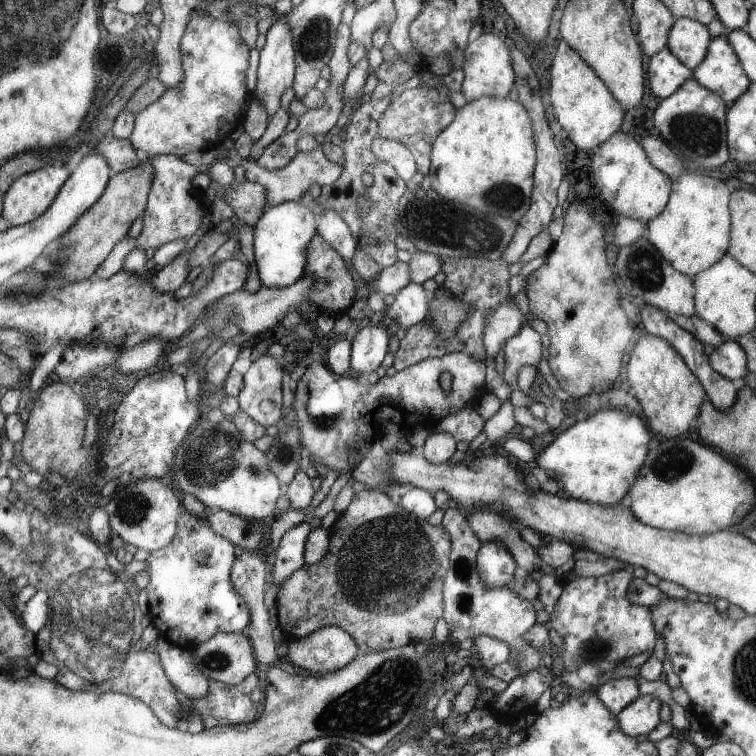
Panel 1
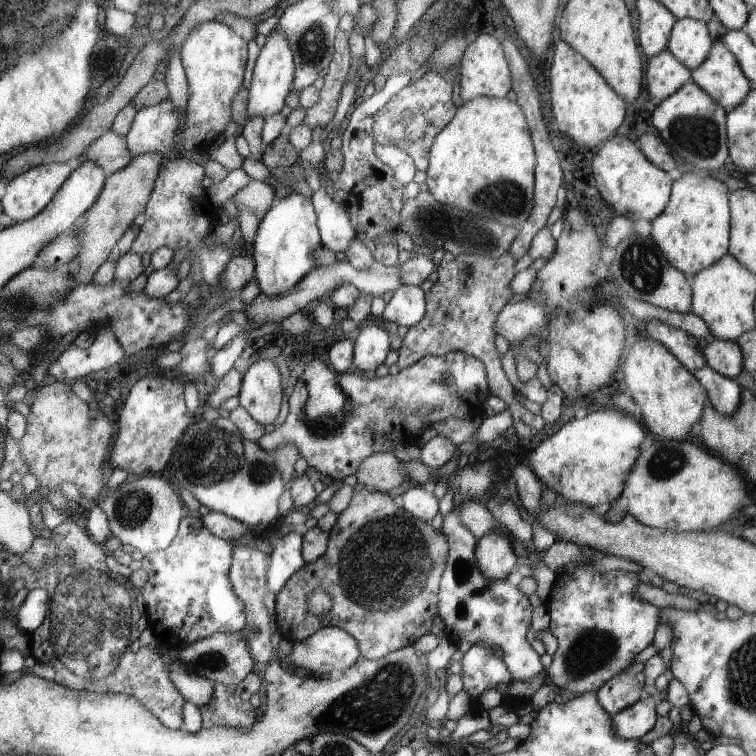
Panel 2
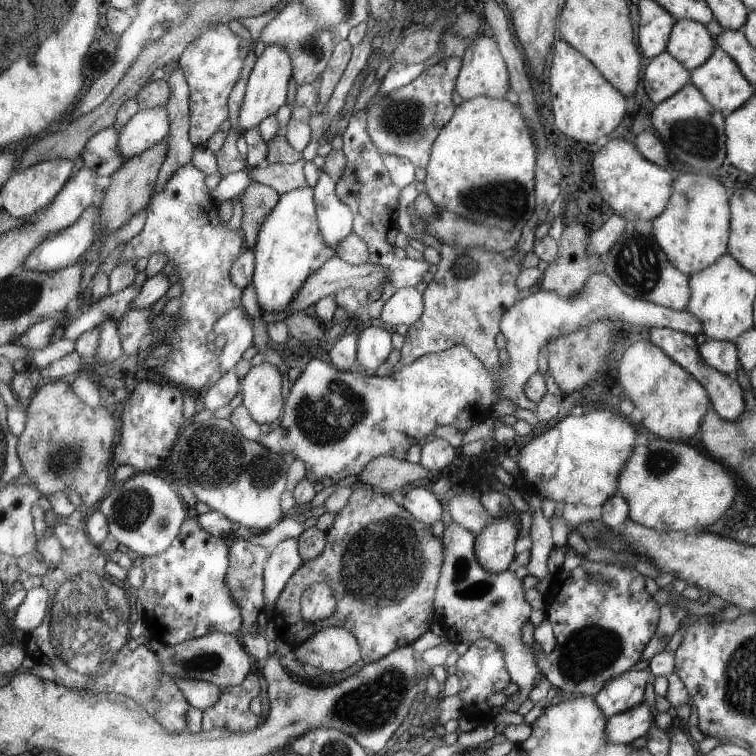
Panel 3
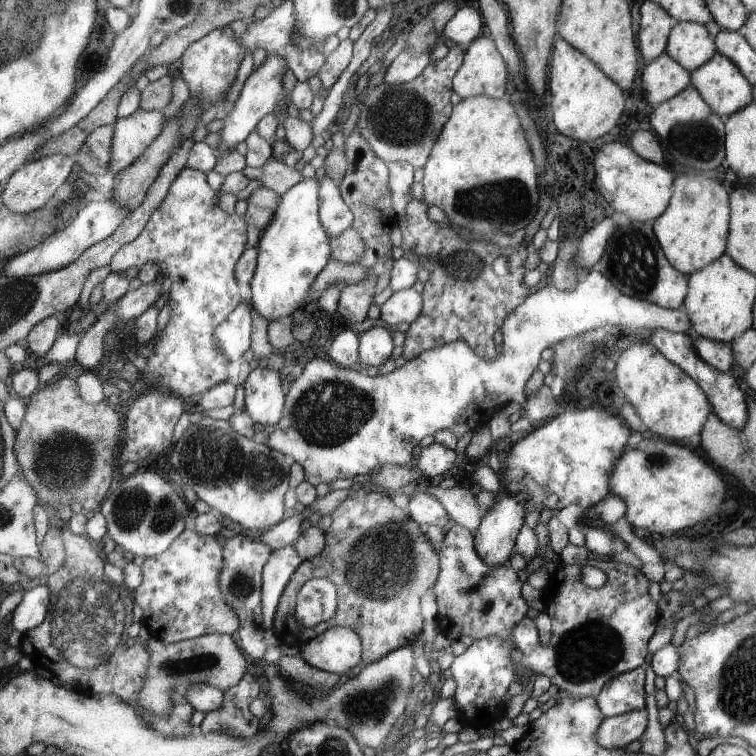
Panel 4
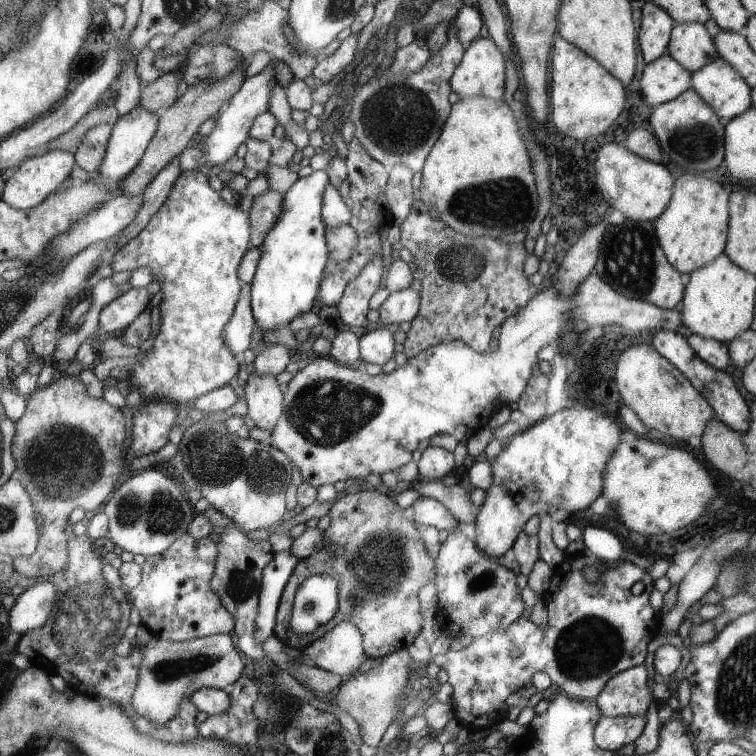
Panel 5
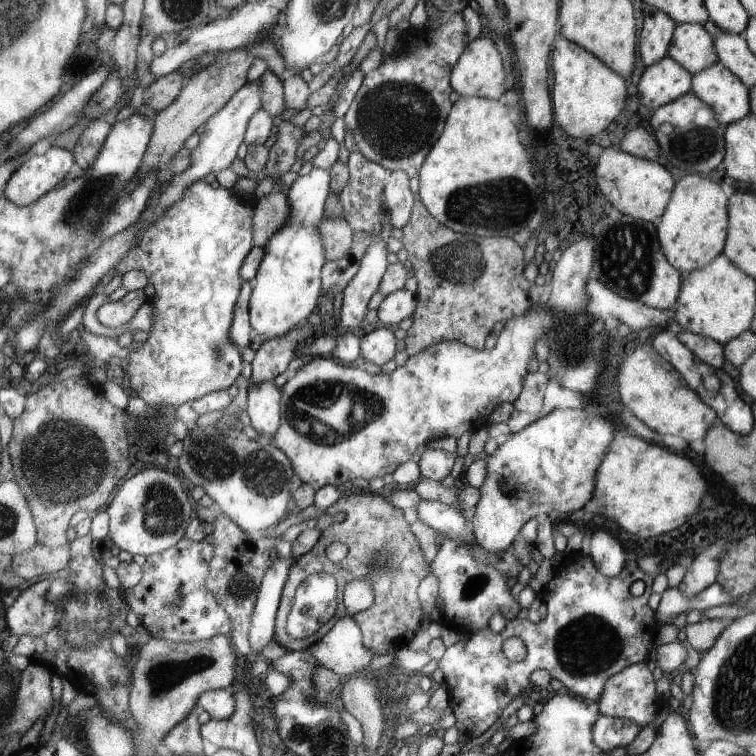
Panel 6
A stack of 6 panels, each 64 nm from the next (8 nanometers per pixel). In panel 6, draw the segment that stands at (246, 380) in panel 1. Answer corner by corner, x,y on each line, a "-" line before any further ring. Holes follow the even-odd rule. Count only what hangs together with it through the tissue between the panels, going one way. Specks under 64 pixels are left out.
269,379
263,383
252,384
247,388
245,411
249,424
260,434
260,441
273,443
272,436
280,419
280,390

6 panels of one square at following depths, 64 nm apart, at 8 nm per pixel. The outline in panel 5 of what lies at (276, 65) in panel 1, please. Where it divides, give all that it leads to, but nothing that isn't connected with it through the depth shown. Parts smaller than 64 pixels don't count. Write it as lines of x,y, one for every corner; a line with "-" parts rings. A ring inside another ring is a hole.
271,62
267,63
267,65
254,76
245,76
244,82
241,83
240,90
228,100
227,108
213,117
215,120
213,130
211,130
208,136
202,138
206,162
203,167
199,168
200,171
205,171
205,169
213,165
222,163
236,154
237,147
248,138
249,129
251,128
252,122
256,119
256,116
268,112
269,91
275,82
274,68

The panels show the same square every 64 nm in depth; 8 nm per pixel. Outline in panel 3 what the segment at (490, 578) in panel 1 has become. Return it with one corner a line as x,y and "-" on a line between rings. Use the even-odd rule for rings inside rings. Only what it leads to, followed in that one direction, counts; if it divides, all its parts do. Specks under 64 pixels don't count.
511,508
496,519
492,518
475,536
475,553
481,566
490,573
500,573
513,560
513,542
517,538
515,514

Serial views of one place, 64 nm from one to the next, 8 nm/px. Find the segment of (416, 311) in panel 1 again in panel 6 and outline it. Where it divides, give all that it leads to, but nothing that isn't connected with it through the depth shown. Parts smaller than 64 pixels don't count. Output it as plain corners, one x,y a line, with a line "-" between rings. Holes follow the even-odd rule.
399,289
383,298
376,309
378,324
395,328
398,322
411,316
416,307
416,294
406,289

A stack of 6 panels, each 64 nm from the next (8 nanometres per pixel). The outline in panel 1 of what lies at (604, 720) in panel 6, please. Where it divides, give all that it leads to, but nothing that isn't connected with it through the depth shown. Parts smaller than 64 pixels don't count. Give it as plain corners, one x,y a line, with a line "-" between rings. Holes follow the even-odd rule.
653,694
640,695
615,714
617,726
625,736
646,736
660,721
659,700

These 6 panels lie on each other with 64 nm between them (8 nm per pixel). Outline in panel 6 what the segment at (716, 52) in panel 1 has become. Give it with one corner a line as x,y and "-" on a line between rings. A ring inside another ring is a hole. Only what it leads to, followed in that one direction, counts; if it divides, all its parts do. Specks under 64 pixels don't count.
717,61
691,75
691,91
712,108
718,122
726,125
749,114
747,86
724,64

